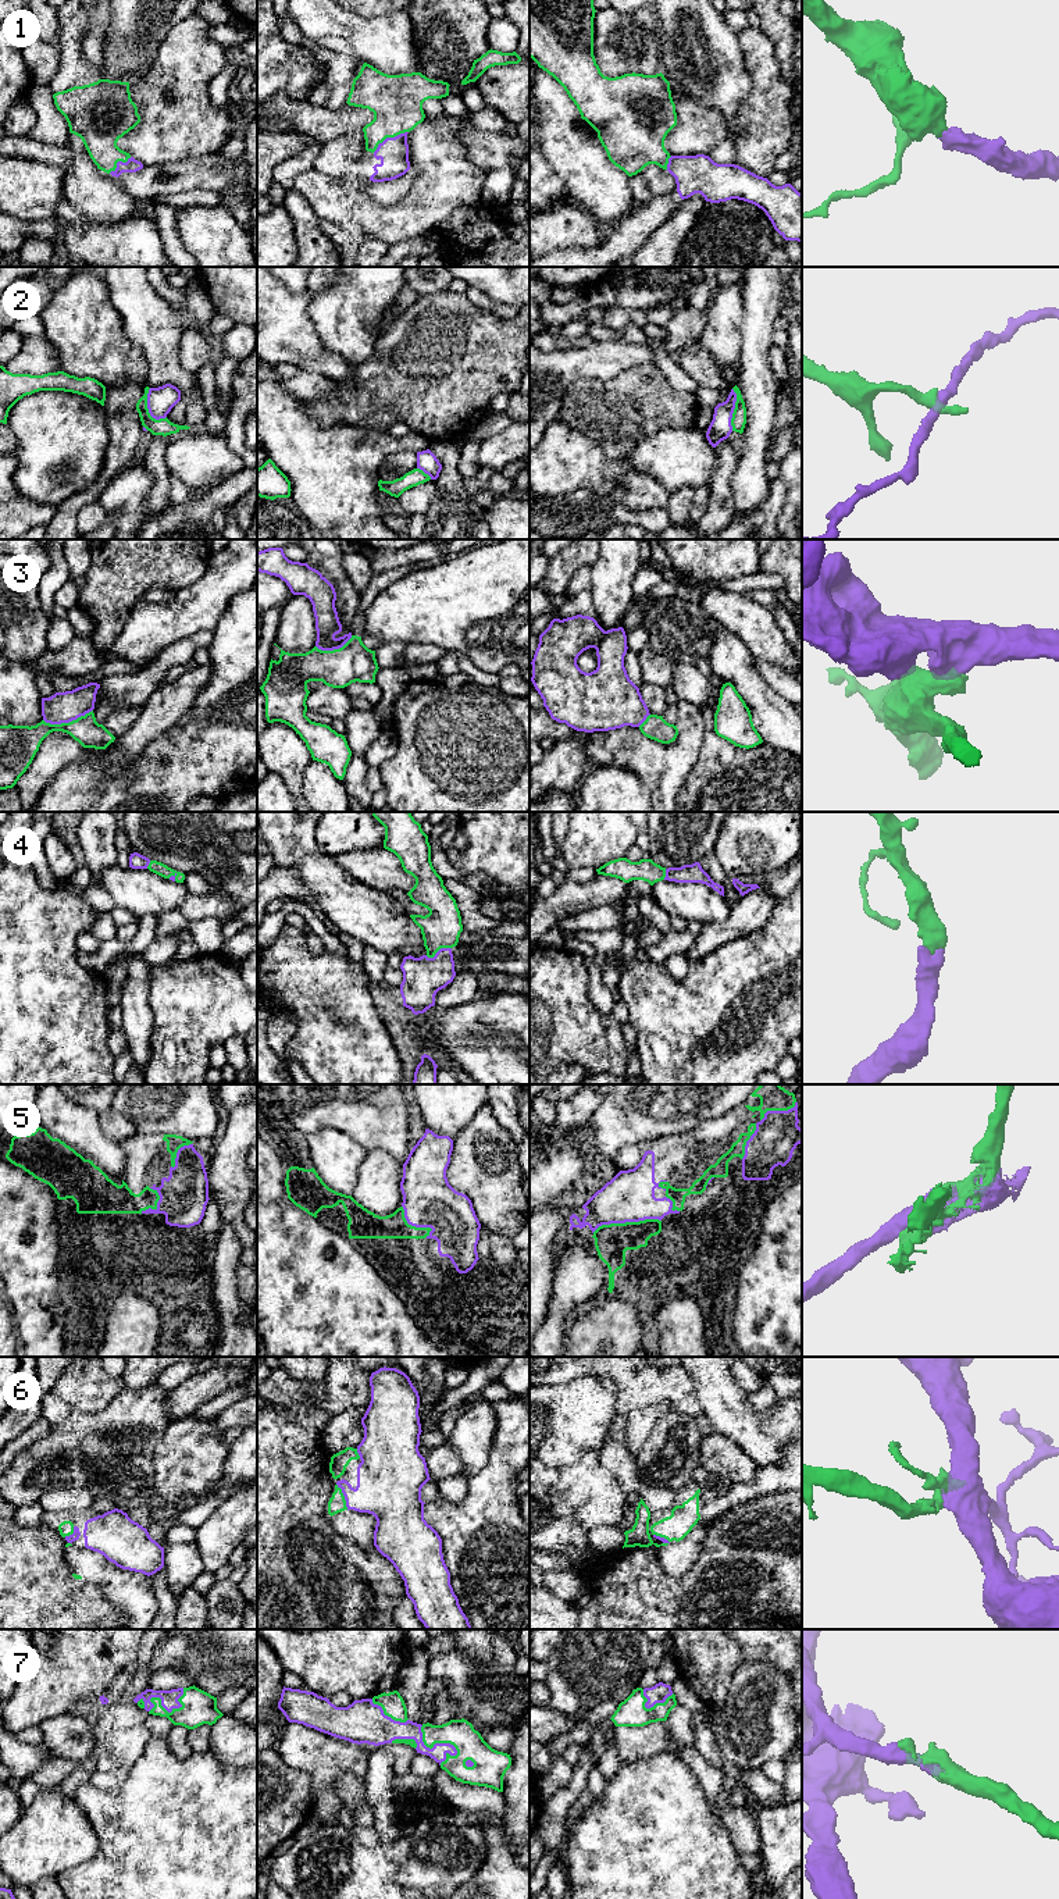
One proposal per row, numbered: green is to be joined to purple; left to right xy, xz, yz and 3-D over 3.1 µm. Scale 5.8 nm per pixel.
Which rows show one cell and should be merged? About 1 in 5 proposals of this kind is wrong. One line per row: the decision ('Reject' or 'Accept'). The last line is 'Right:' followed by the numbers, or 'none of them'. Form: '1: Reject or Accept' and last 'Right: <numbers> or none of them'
1: Accept
2: Reject
3: Reject
4: Accept
5: Accept
6: Accept
7: Accept
Right: 1, 4, 5, 6, 7

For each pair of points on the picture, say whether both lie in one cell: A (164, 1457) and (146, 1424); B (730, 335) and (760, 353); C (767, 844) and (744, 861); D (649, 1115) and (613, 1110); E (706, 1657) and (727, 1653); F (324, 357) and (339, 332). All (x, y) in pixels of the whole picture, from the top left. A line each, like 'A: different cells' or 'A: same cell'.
A: different cells
B: different cells
C: same cell
D: same cell
E: same cell
F: different cells

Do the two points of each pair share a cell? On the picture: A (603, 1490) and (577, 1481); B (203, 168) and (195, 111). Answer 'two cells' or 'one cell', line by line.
A: two cells
B: two cells

